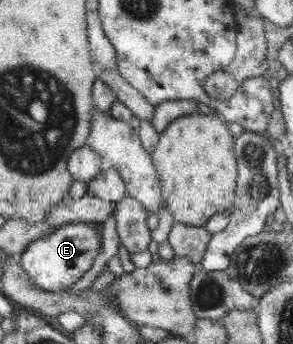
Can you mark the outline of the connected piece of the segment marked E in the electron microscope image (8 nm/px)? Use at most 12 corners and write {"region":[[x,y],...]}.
{"region":[[92,223],[30,242],[20,264],[38,288],[66,291],[100,255]]}

